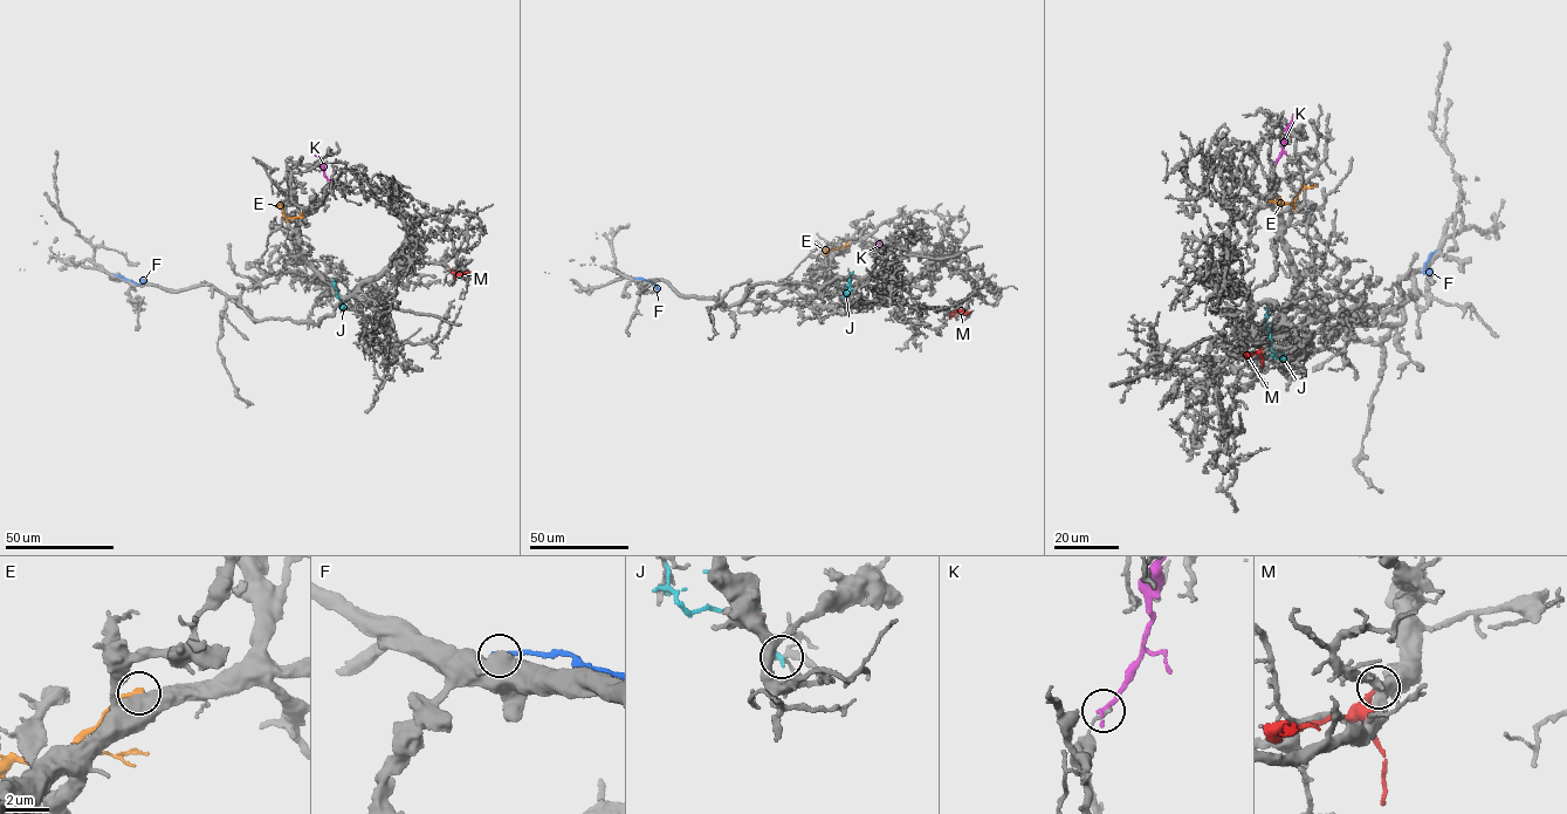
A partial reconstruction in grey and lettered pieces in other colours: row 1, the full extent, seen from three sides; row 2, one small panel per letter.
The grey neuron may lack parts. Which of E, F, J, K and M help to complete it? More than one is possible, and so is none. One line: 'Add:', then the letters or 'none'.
Add: none

